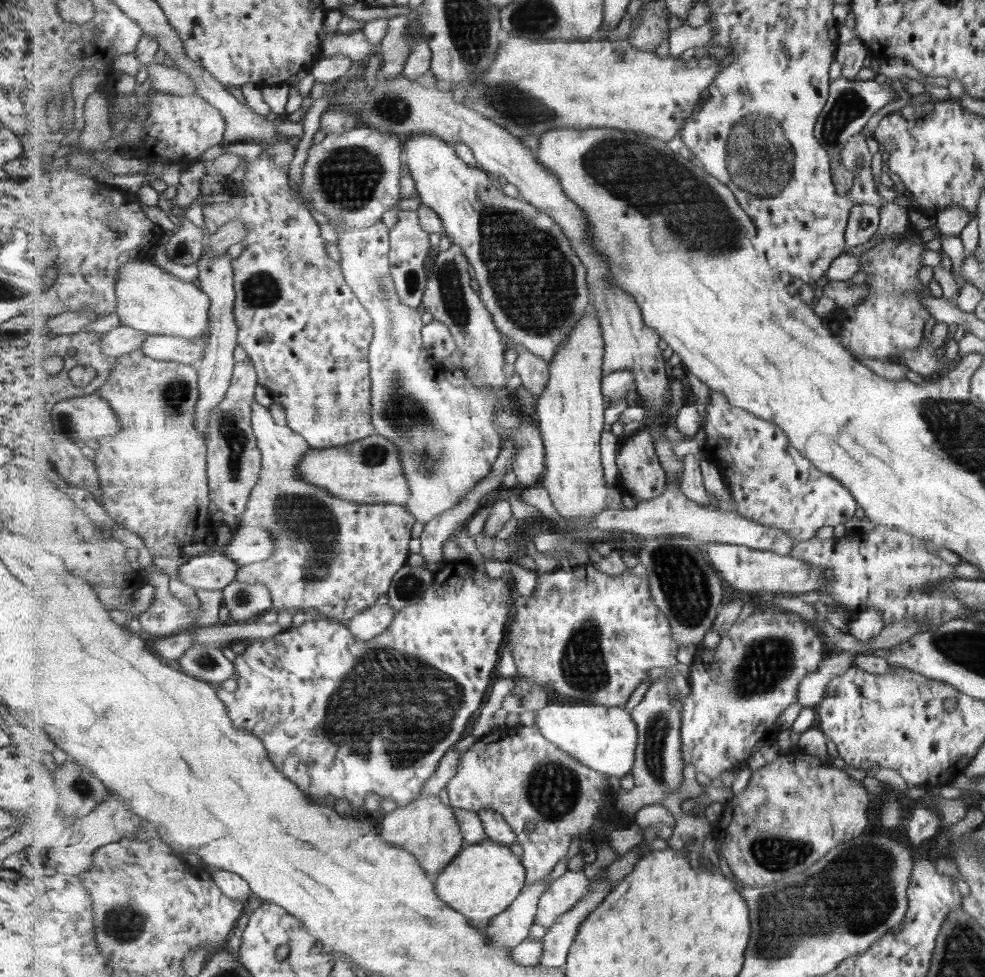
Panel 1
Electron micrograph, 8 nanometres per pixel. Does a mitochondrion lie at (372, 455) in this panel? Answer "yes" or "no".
yes

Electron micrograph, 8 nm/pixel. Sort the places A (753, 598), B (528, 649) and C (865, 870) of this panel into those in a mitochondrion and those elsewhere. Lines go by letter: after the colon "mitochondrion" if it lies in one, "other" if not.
A: other
B: other
C: mitochondrion

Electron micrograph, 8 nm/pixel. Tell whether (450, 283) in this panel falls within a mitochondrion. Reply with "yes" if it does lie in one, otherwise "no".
yes

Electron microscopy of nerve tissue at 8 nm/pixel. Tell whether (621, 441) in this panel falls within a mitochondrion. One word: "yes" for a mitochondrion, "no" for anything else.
no

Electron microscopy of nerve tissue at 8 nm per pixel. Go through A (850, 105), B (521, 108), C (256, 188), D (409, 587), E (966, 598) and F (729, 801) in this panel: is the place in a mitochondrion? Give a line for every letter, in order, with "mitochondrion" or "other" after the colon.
A: mitochondrion
B: mitochondrion
C: other
D: mitochondrion
E: other
F: other

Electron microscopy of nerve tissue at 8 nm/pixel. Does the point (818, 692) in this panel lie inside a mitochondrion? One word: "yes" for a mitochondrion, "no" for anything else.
no

